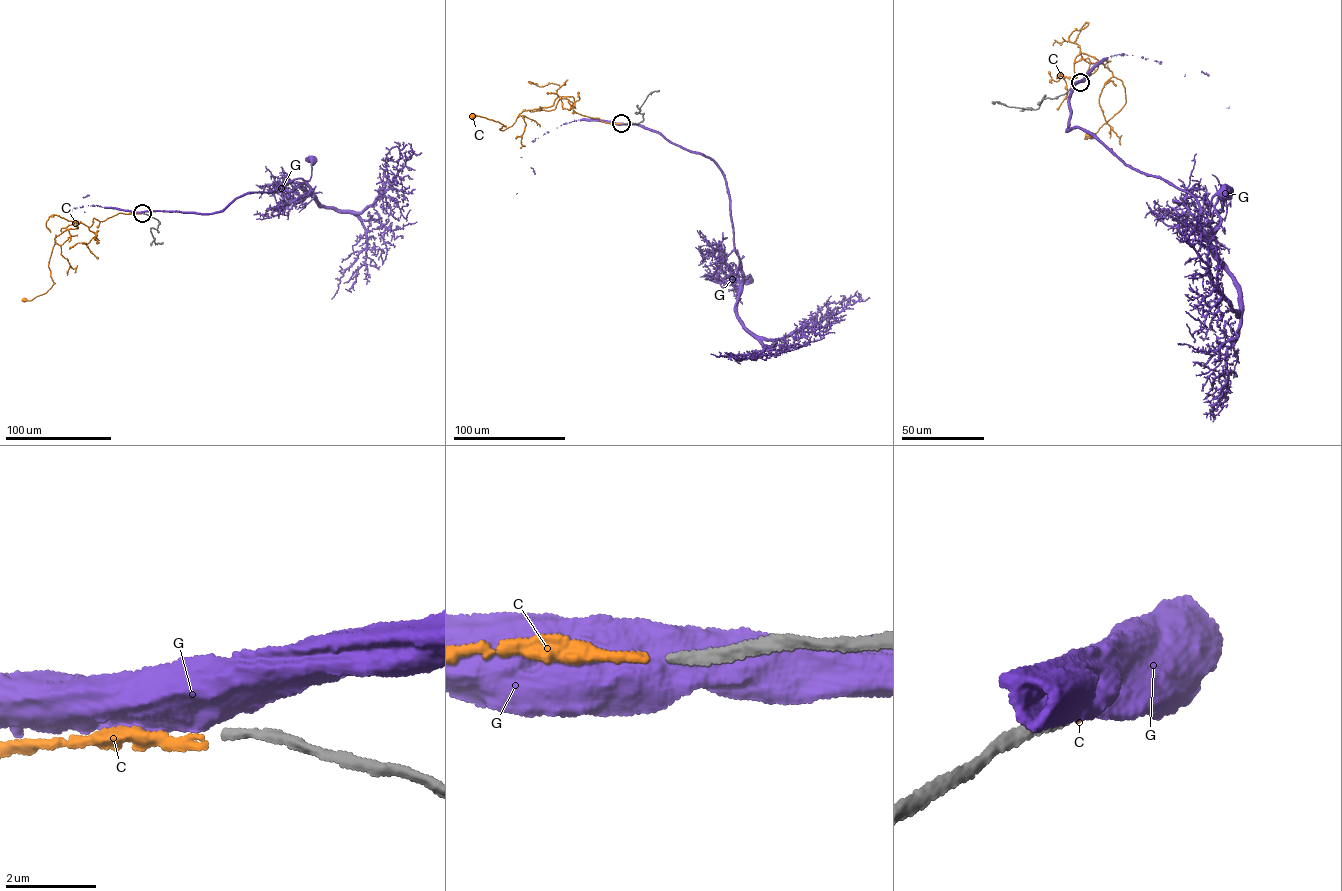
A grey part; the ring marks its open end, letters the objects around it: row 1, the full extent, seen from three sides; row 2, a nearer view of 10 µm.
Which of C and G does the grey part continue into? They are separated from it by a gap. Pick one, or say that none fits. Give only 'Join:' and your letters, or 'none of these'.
Join: C

